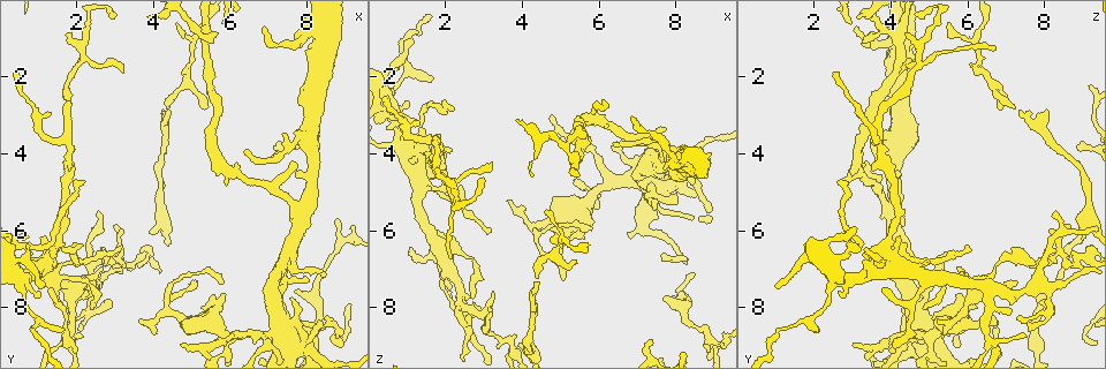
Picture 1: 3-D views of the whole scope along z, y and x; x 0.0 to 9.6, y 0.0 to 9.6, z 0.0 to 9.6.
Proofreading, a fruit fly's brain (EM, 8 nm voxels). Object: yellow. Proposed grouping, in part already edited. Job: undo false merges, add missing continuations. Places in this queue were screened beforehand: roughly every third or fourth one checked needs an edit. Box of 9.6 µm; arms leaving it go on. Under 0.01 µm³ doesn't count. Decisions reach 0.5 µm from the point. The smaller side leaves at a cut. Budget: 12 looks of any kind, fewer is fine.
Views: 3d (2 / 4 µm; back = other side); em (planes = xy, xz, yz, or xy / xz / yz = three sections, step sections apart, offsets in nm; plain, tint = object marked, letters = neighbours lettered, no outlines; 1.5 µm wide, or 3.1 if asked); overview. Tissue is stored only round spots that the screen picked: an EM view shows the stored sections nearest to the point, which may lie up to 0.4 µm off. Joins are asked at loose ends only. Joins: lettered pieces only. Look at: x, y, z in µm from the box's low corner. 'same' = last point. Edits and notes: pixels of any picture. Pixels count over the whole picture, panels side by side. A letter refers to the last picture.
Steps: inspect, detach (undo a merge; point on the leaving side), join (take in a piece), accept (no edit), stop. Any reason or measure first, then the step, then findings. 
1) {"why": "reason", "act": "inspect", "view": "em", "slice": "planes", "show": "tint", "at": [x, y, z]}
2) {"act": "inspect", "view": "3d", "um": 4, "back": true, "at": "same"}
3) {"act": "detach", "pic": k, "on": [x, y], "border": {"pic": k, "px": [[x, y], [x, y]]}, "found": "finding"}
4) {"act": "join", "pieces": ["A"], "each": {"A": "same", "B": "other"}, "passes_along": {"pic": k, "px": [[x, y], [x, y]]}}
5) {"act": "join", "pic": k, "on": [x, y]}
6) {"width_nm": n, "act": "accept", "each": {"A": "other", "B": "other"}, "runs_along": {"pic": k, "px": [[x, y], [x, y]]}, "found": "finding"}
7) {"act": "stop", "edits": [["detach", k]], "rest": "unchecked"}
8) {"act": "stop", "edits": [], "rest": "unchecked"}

{"why": "three arms meet", "act": "inspect", "view": "3d", "um": 4, "back": true, "at": [4.40, 8.05, 5.90]}

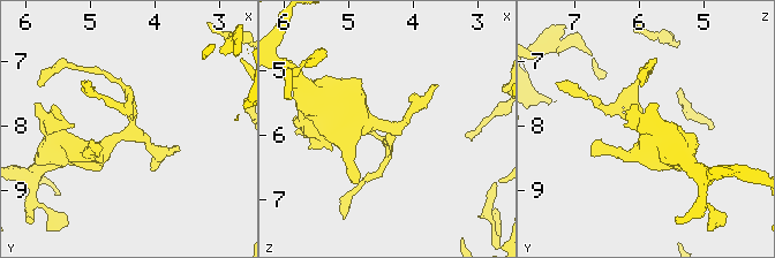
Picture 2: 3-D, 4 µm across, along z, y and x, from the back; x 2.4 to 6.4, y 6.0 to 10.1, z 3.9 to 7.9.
{"arms": 3, "act": "inspect", "view": "em", "slice": "planes", "show": "letters", "at": [4.35, 8.10, 5.85]}

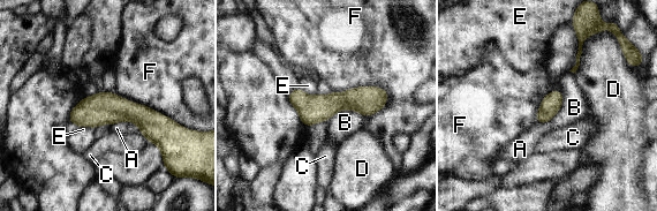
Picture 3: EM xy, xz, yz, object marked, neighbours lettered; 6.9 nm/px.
{"act": "accept", "each": {"A": "other", "B": "other", "C": "other", "D": "other", "E": "other", "F": "other"}, "found": "continuous, no second neuron"}

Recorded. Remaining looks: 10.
{"why": "abrupt turn", "act": "inspect", "view": "3d", "um": 4, "at": [7.35, 8.35, 5.00]}

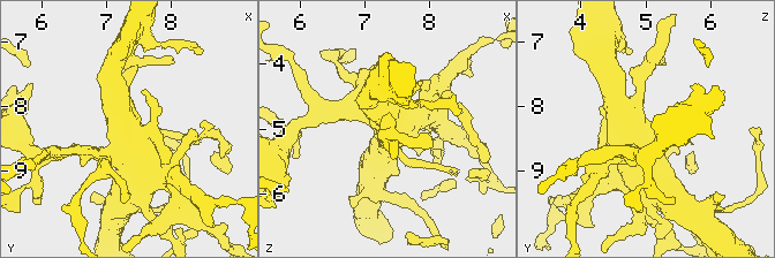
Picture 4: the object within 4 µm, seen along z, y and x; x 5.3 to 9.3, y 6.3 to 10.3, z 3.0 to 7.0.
{"why": "need the tissue", "act": "inspect", "view": "em", "slice": "xz", "step": 4, "show": "tint", "at": [7.40, 8.40, 5.00]}

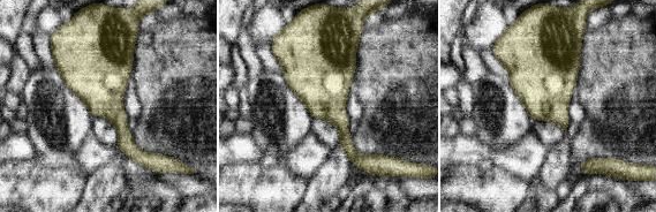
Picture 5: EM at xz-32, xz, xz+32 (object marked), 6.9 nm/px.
{"why": "see the neighbours", "act": "inspect", "view": "em", "slice": "xz", "step": 4, "show": "letters", "at": "same"}

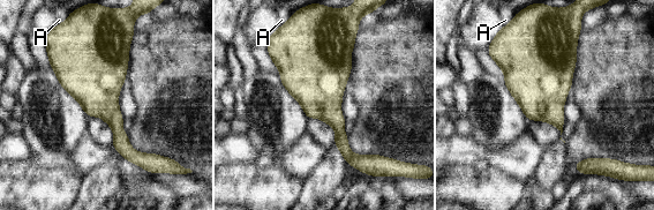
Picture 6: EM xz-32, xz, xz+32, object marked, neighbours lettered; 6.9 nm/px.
{"act": "accept", "each": {"A": "other"}, "border": {"pic": 6, "px": [[515, 16], [503, 27]]}, "found": "continuous, no second neuron"}

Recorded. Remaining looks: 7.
{"why": "free end", "act": "inspect", "view": "em", "slice": "planes", "show": "plain", "at": [2.90, 5.90, 8.55]}

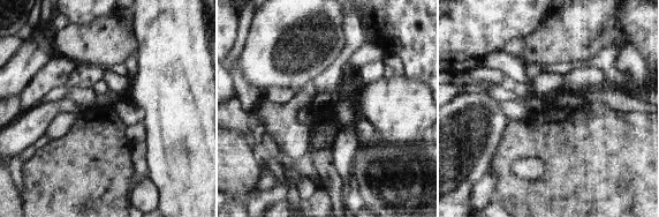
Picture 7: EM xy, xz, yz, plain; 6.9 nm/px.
{"why": "what lies round it", "act": "inspect", "view": "em", "slice": "planes", "show": "letters", "at": "same"}

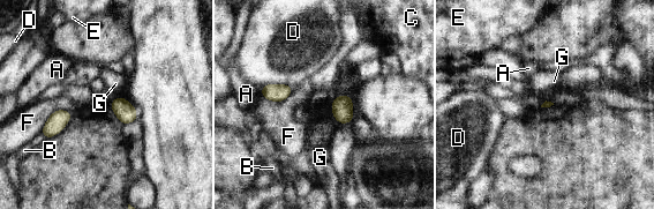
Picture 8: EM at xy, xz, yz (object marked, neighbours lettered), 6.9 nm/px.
{"act": "accept", "each": {"A": "other", "B": "other", "C": "other", "D": "other", "E": "other", "F": "other", "G": "other"}, "border": {"pic": 8, "px": [[122, 95], [118, 97]]}, "found": "no lettered piece goes on from it"}

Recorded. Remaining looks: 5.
{"why": "branch stops here", "act": "inspect", "view": "em", "slice": "planes", "show": "letters", "at": [4.20, 2.85, 8.05]}

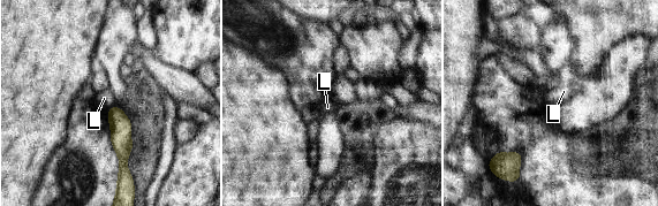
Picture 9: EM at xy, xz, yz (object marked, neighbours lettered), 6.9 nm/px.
{"act": "accept", "each": {"L": "other"}, "runs_along": {"pic": 9, "px": [[114, 108], [120, 124], [123, 172]]}, "found": "none of them fits"}

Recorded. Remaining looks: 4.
{"why": "abrupt turn", "act": "inspect", "view": "em", "slice": "planes", "show": "letters", "at": [2.30, 0.60, 5.10]}

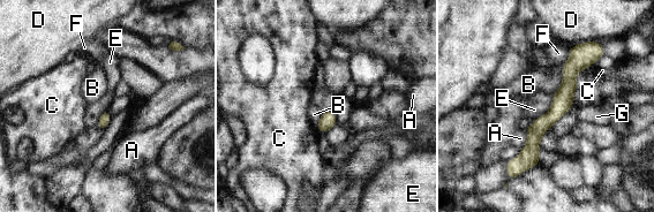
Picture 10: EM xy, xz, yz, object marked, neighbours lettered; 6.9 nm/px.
{"width_nm": 80, "longest_contact_nm": ["B", 240], "act": "accept", "each": {"A": "other", "B": "other", "C": "other", "D": "other", "E": "other", "F": "other", "G": "other"}, "found": "all the same neuron"}

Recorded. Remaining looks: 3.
{"act": "stop", "edits": [], "rest": "unchecked"}

